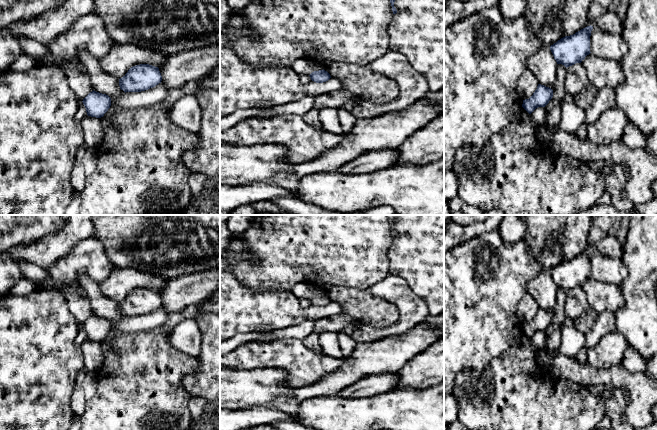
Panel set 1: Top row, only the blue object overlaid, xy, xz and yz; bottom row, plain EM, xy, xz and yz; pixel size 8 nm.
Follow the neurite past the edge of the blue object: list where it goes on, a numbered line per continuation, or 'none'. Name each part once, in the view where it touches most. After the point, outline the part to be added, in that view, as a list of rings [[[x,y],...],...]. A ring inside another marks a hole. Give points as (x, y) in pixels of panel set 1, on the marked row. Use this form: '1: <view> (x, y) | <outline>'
none

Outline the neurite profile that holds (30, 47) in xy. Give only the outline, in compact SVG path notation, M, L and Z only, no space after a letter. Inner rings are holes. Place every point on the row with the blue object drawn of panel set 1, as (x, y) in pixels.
M21 38L20 46L23 50L23 54L27 54L35 58L48 58L50 56L50 52L46 45L37 41L28 38Z

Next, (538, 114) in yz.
M538 107L531 113L532 118L538 125L546 124L545 109L544 107Z

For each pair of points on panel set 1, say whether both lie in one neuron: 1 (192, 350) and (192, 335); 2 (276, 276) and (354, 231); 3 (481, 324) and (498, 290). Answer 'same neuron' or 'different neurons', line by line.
1: same neuron
2: same neuron
3: same neuron

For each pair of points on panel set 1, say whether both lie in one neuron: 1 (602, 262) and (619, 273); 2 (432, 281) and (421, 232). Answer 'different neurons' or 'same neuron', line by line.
1: same neuron
2: same neuron

